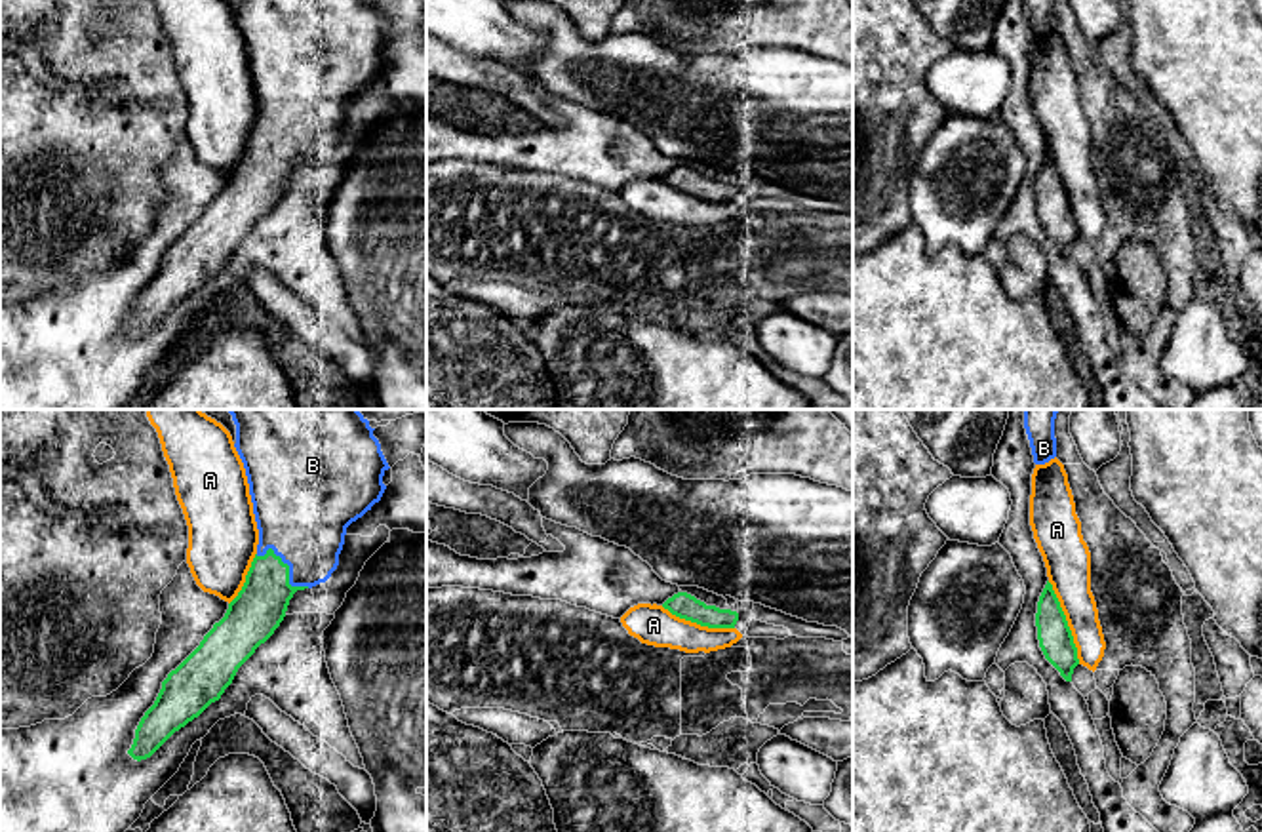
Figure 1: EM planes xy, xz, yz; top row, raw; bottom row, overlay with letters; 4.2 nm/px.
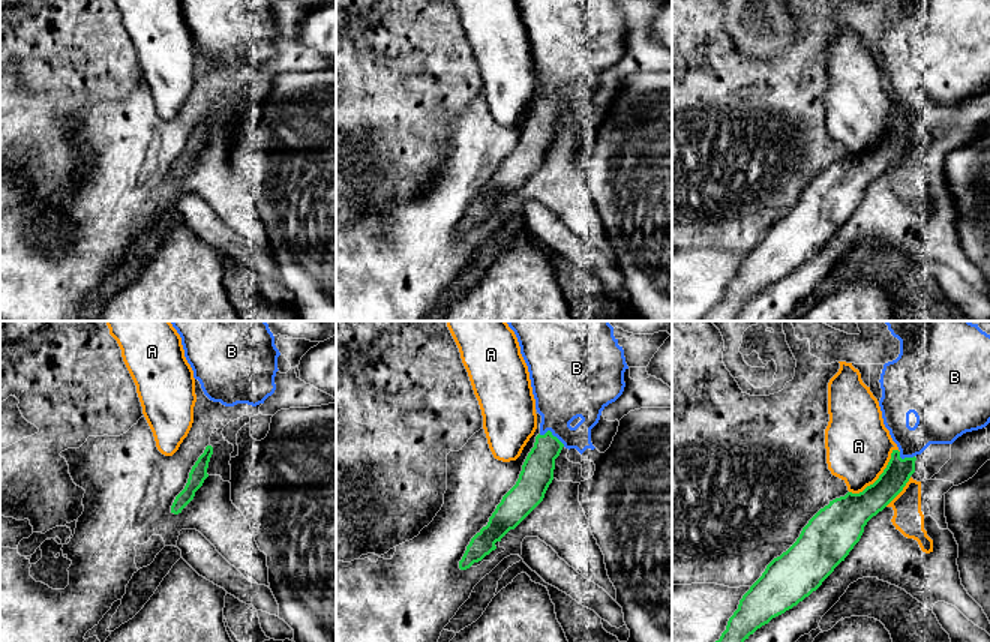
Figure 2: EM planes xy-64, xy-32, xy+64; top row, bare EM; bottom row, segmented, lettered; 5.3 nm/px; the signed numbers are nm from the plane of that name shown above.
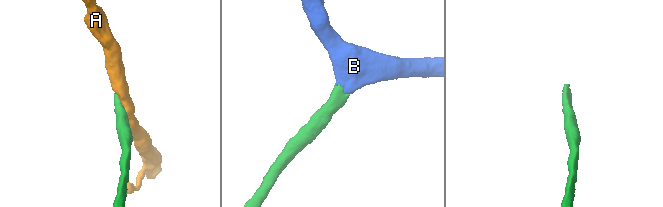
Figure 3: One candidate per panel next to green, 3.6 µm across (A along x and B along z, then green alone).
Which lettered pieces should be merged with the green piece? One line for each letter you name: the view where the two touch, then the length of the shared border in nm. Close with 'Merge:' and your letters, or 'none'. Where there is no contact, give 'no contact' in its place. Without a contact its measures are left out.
B: xy | 280 nm
Merge: B

